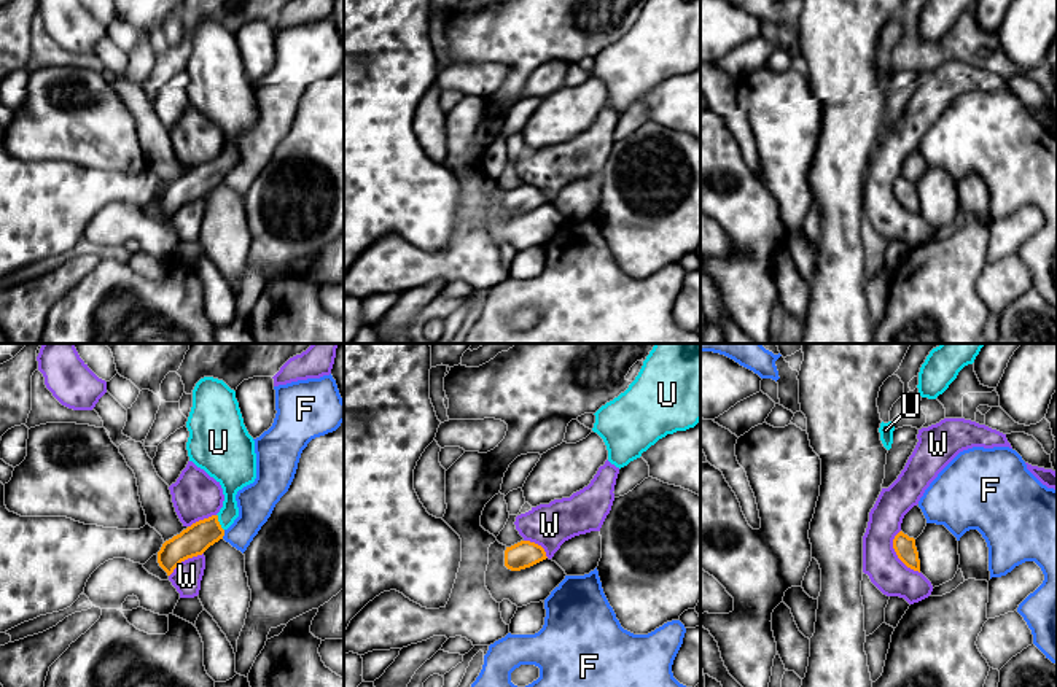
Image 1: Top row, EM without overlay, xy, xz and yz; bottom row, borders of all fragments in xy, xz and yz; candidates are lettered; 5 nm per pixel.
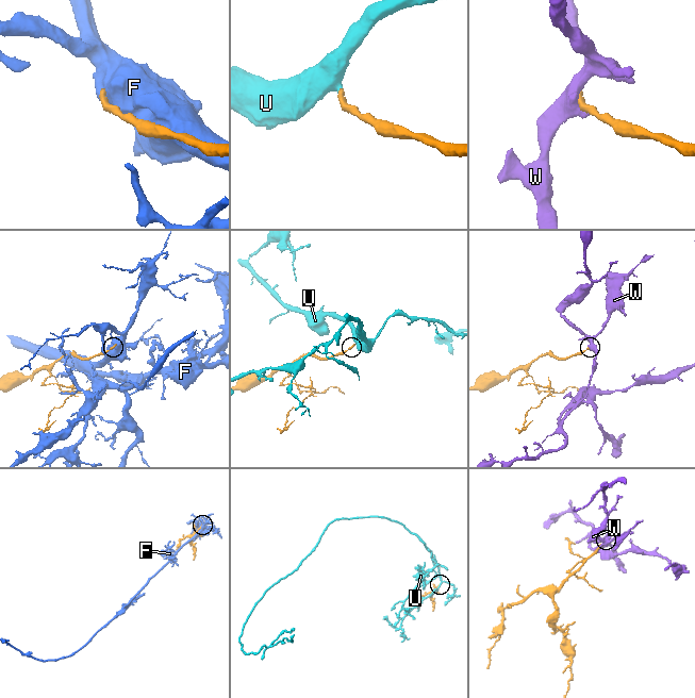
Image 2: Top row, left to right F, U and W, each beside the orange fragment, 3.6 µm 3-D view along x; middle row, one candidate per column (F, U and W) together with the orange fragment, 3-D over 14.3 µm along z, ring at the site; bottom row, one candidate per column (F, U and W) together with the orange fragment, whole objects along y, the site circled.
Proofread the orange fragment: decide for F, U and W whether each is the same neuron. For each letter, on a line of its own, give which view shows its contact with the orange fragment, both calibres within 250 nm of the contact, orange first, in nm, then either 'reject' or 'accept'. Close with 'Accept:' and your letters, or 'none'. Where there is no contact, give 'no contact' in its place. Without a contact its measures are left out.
F: contact in xy; calibres 150 and 190 nm; reject
U: contact in xy; calibres 150 and 160 nm; accept
W: contact in yz; calibres 110 and 180 nm; reject
Accept: U

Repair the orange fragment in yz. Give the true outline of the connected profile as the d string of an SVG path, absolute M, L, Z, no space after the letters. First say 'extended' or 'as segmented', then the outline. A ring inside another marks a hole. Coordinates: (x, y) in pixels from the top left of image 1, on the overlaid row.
as segmented; M899 531L893 539L893 549L898 558L911 569L920 572L920 560L915 547L915 539Z

